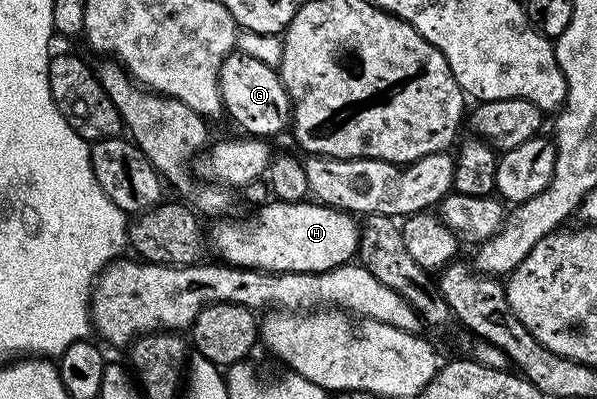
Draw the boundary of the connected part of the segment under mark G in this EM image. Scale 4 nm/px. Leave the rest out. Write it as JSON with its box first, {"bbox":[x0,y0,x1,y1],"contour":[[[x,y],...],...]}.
{"bbox":[219,51,292,139],"contour":[[[233,51],[222,63],[219,75],[220,98],[223,110],[232,116],[232,121],[245,134],[257,139],[273,139],[279,133],[287,134],[292,124],[292,100],[288,97],[286,87],[282,83],[279,72],[273,66],[261,63],[259,59],[239,51]]]}

